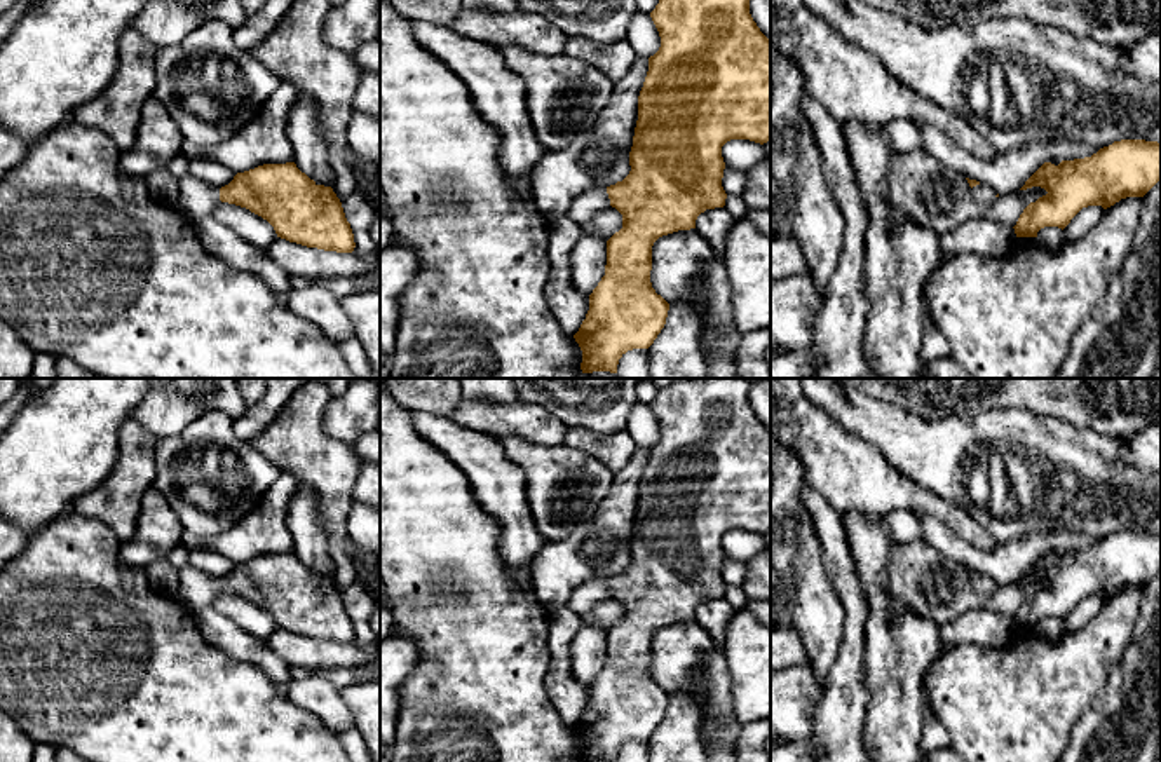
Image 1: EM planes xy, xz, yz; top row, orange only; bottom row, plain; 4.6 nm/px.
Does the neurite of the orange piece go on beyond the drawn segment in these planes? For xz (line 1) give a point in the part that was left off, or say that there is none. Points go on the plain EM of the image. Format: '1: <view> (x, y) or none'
1: xz (584, 597)

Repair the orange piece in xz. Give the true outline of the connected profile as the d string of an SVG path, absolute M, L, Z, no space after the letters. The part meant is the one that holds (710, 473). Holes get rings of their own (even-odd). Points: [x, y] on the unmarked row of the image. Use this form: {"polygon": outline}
{"polygon": "M676 378L668 387L659 389L659 394L650 403L650 408L659 422L661 438L659 441L648 448L648 462L643 473L643 478L638 486L638 511L633 527L633 537L629 542L629 565L610 577L596 577L579 584L567 603L567 607L575 612L577 616L587 614L598 602L605 600L607 596L615 598L622 605L622 619L615 623L607 631L607 656L605 666L598 673L598 677L589 685L589 701L586 710L582 711L579 722L574 725L575 732L582 741L582 762L617 762L619 750L633 739L648 739L661 720L666 715L669 694L655 684L650 673L650 661L652 661L652 636L654 633L668 624L678 621L690 621L696 619L696 610L706 600L723 598L727 584L722 577L725 553L722 548L722 537L730 530L750 530L755 534L767 534L771 532L771 431L760 422L757 413L750 405L750 391L751 382L748 378Z"}

